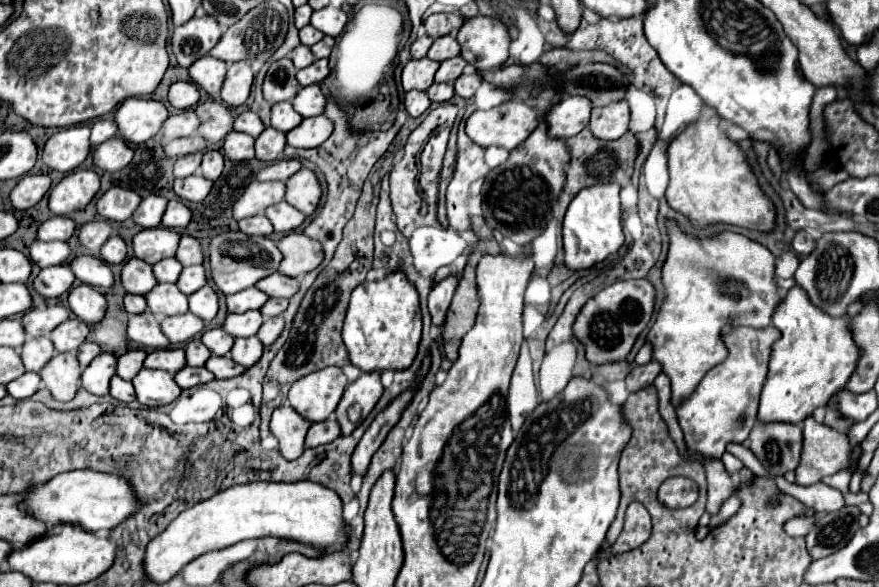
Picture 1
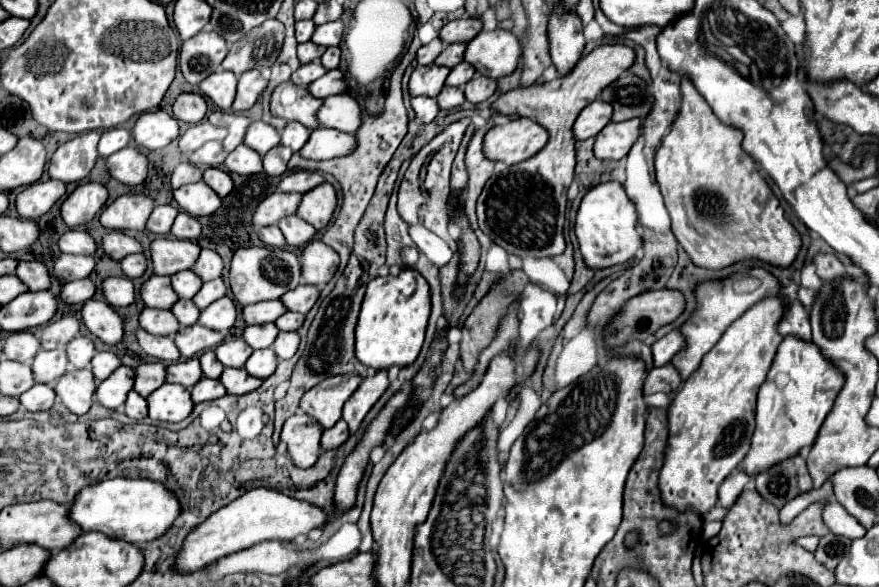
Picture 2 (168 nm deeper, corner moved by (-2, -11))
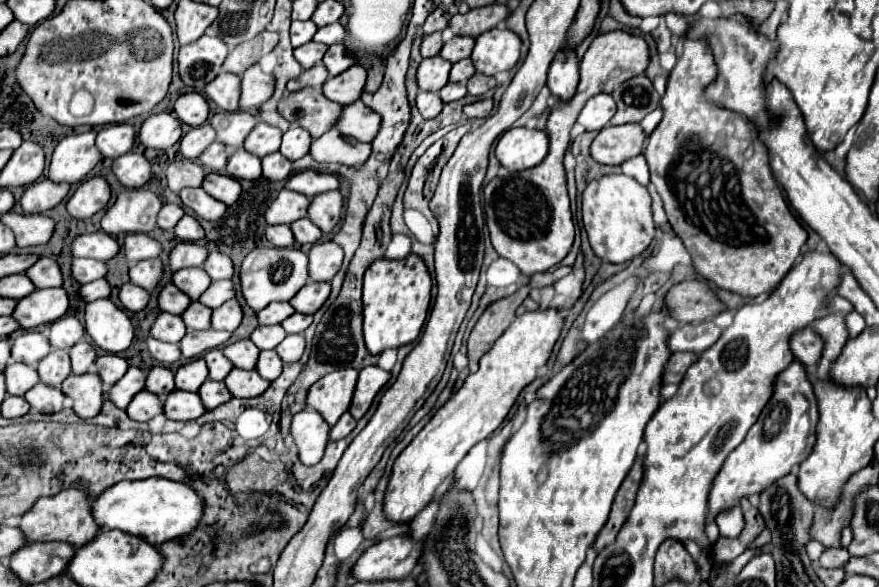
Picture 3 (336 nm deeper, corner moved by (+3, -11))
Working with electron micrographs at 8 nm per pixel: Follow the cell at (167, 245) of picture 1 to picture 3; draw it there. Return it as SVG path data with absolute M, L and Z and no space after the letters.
M180 242L170 250L170 270L182 270L190 266L202 266L206 260L208 250L204 246L192 244L192 242Z

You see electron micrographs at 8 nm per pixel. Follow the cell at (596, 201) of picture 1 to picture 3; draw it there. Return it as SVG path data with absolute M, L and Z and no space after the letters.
M608 174L588 182L582 192L582 222L588 234L592 252L606 262L622 264L642 254L654 238L654 220L650 210L652 198L646 186L624 174Z

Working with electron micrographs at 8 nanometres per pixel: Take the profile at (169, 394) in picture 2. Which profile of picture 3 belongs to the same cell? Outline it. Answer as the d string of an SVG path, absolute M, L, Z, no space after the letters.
M172 390L164 398L164 416L170 420L196 420L202 416L206 408L202 406L198 394L184 392L184 390Z

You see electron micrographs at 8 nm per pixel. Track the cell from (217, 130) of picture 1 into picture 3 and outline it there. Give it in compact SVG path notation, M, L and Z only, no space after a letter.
M218 112L210 116L210 124L216 130L216 138L232 148L240 148L244 138L256 126L256 116L252 112Z

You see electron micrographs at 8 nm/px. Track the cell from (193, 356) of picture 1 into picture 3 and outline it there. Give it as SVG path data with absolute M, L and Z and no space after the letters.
M220 348L206 352L206 354L204 354L204 360L206 360L206 364L208 364L208 372L210 372L208 378L210 378L210 380L224 380L226 374L234 368L232 362L230 362L228 358L224 358L224 354L222 354Z

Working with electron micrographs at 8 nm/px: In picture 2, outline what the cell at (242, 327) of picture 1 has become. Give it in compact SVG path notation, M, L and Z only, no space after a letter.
M263 324L263 326L247 326L243 340L251 346L251 348L269 348L275 338L277 338L279 330L275 324Z

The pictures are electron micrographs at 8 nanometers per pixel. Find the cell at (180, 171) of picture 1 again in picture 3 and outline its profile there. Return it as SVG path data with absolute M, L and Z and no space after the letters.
M176 160L168 166L168 188L172 192L180 192L182 188L190 186L190 188L196 188L196 186L202 186L202 180L206 176L206 170L198 164L198 162L192 162L192 160Z

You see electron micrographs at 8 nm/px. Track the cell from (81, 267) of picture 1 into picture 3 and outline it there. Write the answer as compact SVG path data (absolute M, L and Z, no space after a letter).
M128 282L128 284L120 286L118 298L120 298L120 302L122 302L122 306L124 306L126 310L138 312L138 310L142 310L142 308L148 304L148 298L150 298L150 296L148 296L148 292L146 292L144 288Z

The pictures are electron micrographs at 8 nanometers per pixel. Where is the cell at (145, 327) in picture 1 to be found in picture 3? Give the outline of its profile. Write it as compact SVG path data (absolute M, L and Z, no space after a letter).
M148 338L146 344L148 344L148 350L150 350L152 358L156 358L162 364L176 364L182 358L182 354L178 350L178 344L160 342L160 340L154 340L154 338Z

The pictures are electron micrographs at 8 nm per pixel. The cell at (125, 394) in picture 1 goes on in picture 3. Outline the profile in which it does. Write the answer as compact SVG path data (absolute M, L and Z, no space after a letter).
M142 390L132 398L132 402L126 408L126 414L130 420L148 422L152 416L162 414L162 400L160 400L160 396Z

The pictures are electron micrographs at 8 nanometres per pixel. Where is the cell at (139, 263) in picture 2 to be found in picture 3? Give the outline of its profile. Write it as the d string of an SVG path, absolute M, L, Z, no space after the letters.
M142 260L142 262L136 262L134 266L130 266L130 280L134 284L138 284L140 288L146 288L146 290L152 290L158 280L162 276L162 264L160 260Z

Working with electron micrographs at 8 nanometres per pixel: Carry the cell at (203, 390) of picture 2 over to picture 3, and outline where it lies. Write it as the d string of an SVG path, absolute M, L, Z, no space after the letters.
M206 380L204 384L202 384L202 388L198 390L198 396L200 396L200 400L202 400L202 404L210 410L210 408L216 408L216 406L220 406L220 404L224 404L224 402L228 402L232 396L230 396L230 392L226 390L226 386L224 386L224 382L214 382L214 380Z

